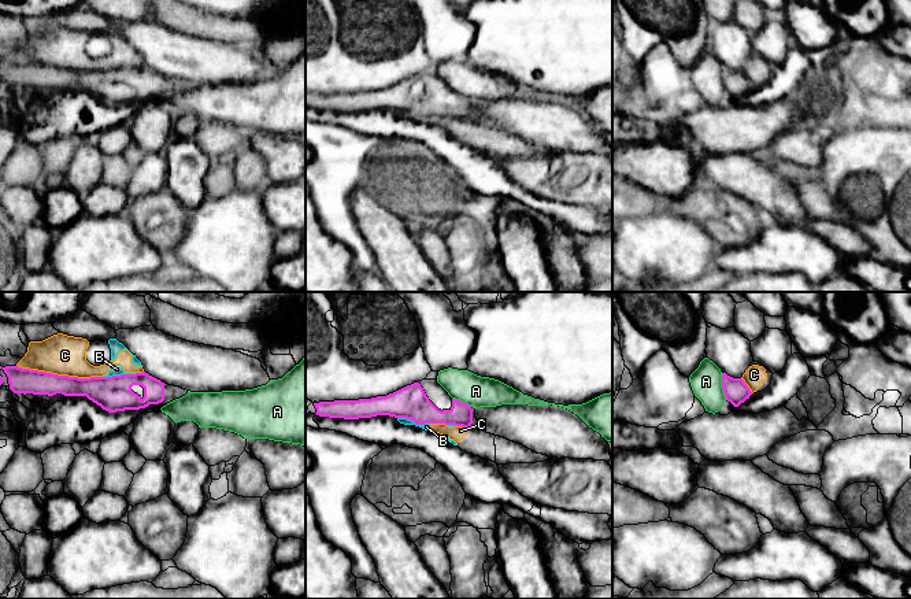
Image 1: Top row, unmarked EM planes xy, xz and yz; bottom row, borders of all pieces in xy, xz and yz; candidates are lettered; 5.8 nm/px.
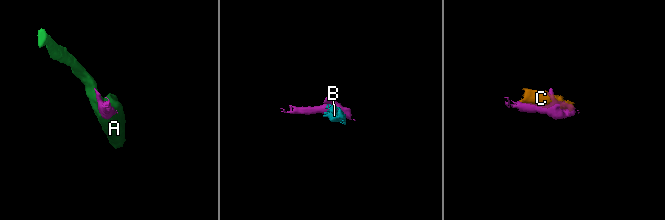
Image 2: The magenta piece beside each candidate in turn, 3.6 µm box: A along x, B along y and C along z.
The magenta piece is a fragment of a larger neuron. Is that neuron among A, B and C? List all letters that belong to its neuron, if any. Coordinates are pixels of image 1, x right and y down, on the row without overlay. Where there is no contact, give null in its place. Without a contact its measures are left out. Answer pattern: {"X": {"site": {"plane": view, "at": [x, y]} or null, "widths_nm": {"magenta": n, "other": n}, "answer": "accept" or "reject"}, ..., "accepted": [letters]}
{"A": {"site": {"plane": "yz", "at": [722, 80]}, "widths_nm": {"magenta": 150, "other": 190}, "answer": "reject"}, "B": {"site": {"plane": "xz", "at": [414, 114]}, "widths_nm": {"magenta": 190, "other": 50}, "answer": "reject"}, "C": {"site": {"plane": "xy", "at": [59, 69]}, "widths_nm": {"magenta": 160, "other": 240}, "answer": "reject"}, "accepted": []}

